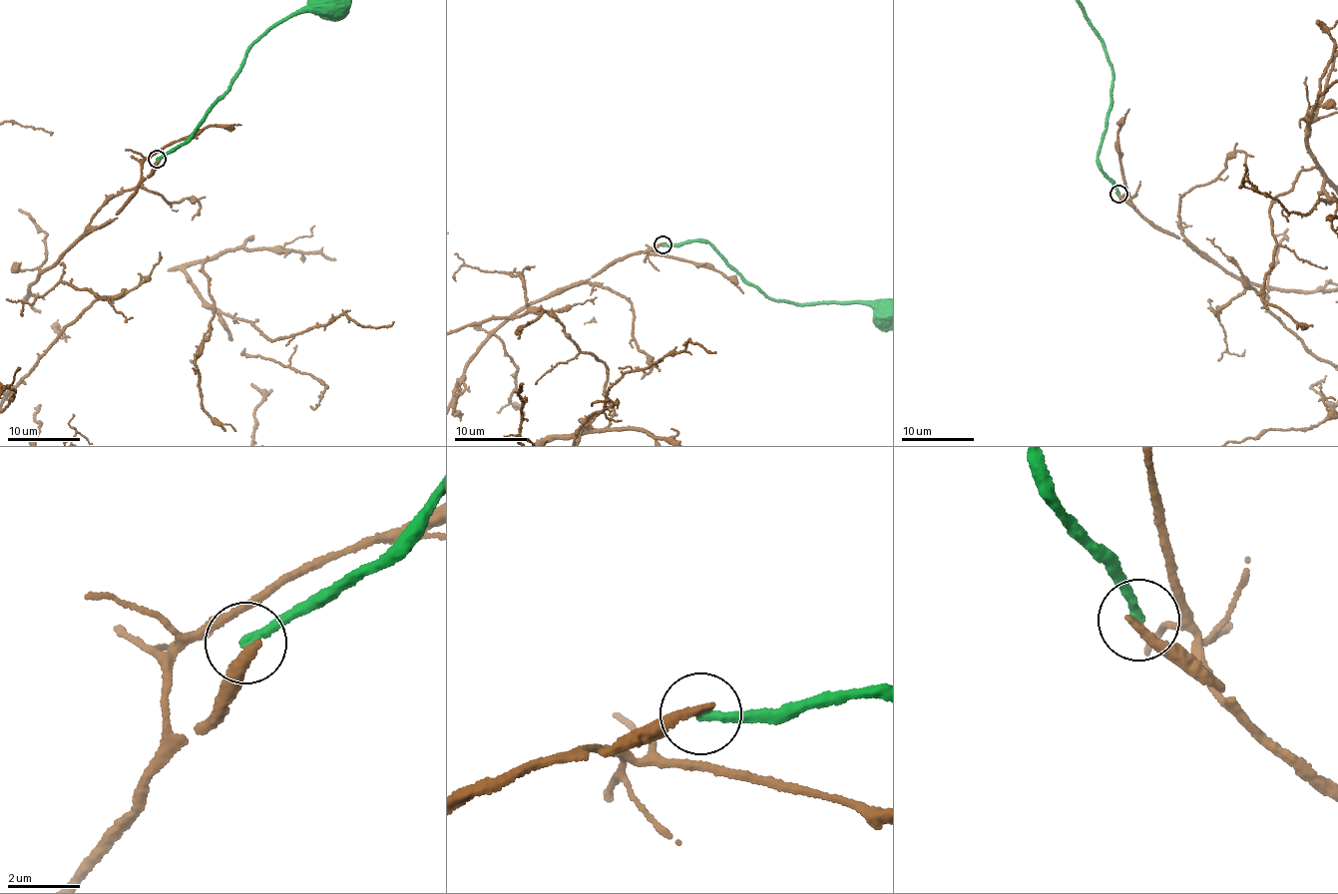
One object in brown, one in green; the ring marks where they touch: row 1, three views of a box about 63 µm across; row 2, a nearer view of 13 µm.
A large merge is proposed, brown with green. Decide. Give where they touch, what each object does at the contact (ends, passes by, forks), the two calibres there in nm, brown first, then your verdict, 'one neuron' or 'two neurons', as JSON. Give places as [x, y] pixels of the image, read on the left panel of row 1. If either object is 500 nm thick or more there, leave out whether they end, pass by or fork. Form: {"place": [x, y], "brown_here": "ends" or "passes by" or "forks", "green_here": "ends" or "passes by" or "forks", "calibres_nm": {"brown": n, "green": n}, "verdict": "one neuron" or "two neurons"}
{"place": [157, 159], "brown_here": "ends", "green_here": "ends", "calibres_nm": {"brown": 320, "green": 260}, "verdict": "two neurons"}

